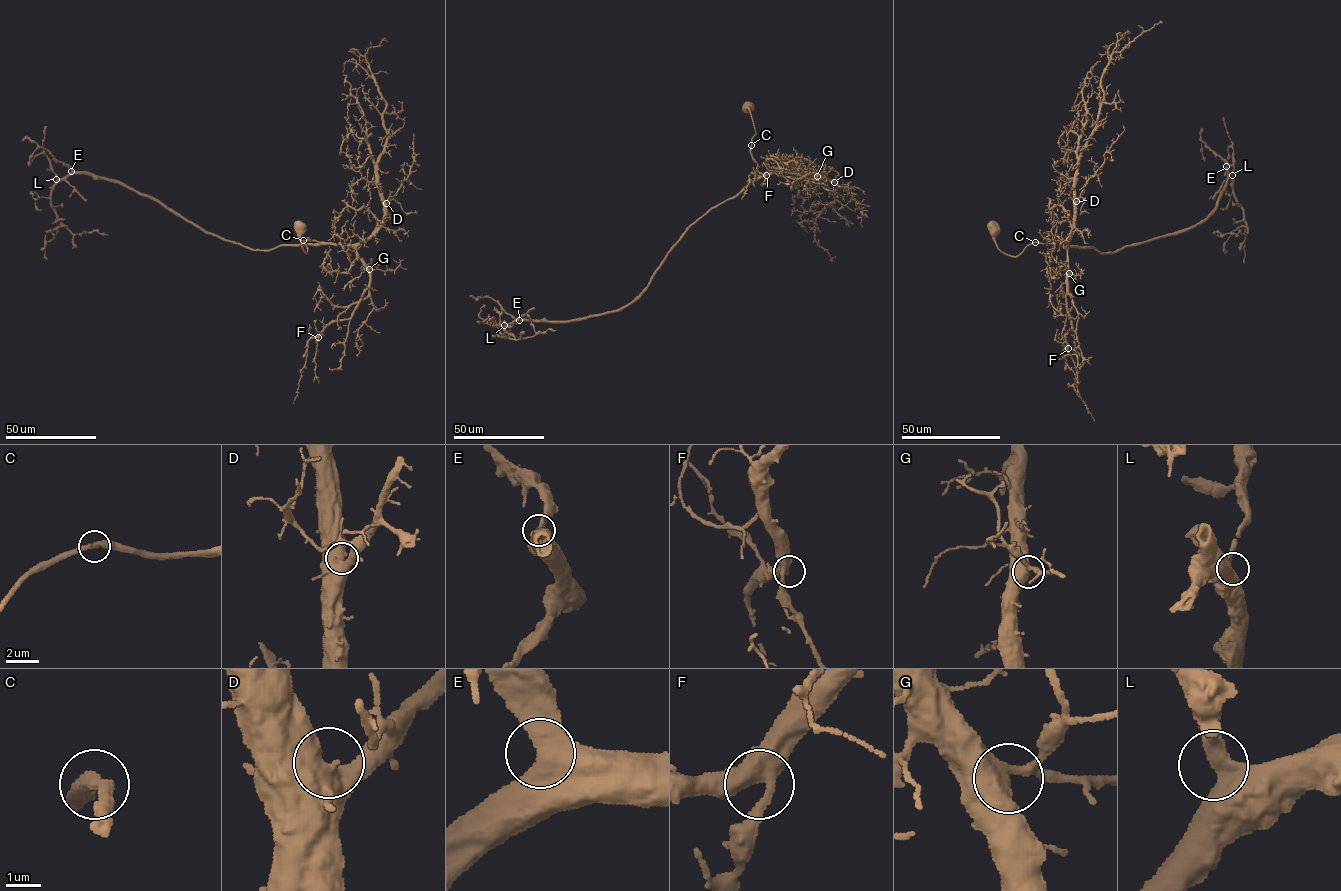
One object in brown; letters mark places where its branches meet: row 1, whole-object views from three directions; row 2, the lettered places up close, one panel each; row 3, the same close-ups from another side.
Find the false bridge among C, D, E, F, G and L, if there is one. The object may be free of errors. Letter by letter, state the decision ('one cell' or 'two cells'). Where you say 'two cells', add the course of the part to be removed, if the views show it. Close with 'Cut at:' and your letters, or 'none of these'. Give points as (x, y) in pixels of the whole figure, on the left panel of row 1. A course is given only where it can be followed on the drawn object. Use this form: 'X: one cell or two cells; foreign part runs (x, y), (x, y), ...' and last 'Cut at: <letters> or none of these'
C: one cell
D: one cell
E: one cell
F: one cell
G: one cell
L: one cell
Cut at: none of these

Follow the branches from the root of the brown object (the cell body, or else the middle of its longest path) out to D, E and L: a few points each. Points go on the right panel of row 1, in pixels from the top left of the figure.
D: (991, 228), (996, 245), (1011, 256), (1018, 256), (1034, 242), (1067, 239), (1066, 247), (1076, 201)
E: (991, 228), (1011, 256), (1065, 239), (1113, 253), (1195, 227), (1216, 207), (1226, 166)
L: (991, 228), (1011, 256), (1065, 239), (1113, 253), (1195, 227), (1216, 207), (1227, 169), (1232, 175)

